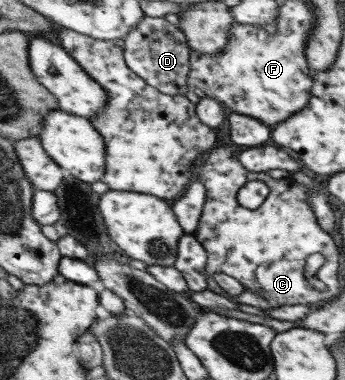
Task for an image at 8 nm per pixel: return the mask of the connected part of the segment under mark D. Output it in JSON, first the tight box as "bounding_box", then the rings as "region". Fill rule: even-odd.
{"bounding_box":[124,17,193,95],"region":[[[163,17],[142,19],[142,27],[136,26],[134,31],[124,39],[124,55],[128,67],[135,71],[148,84],[157,87],[167,95],[188,95],[191,88],[188,76],[191,72],[191,53],[193,50],[187,41],[187,35],[180,27],[172,25]]]}

